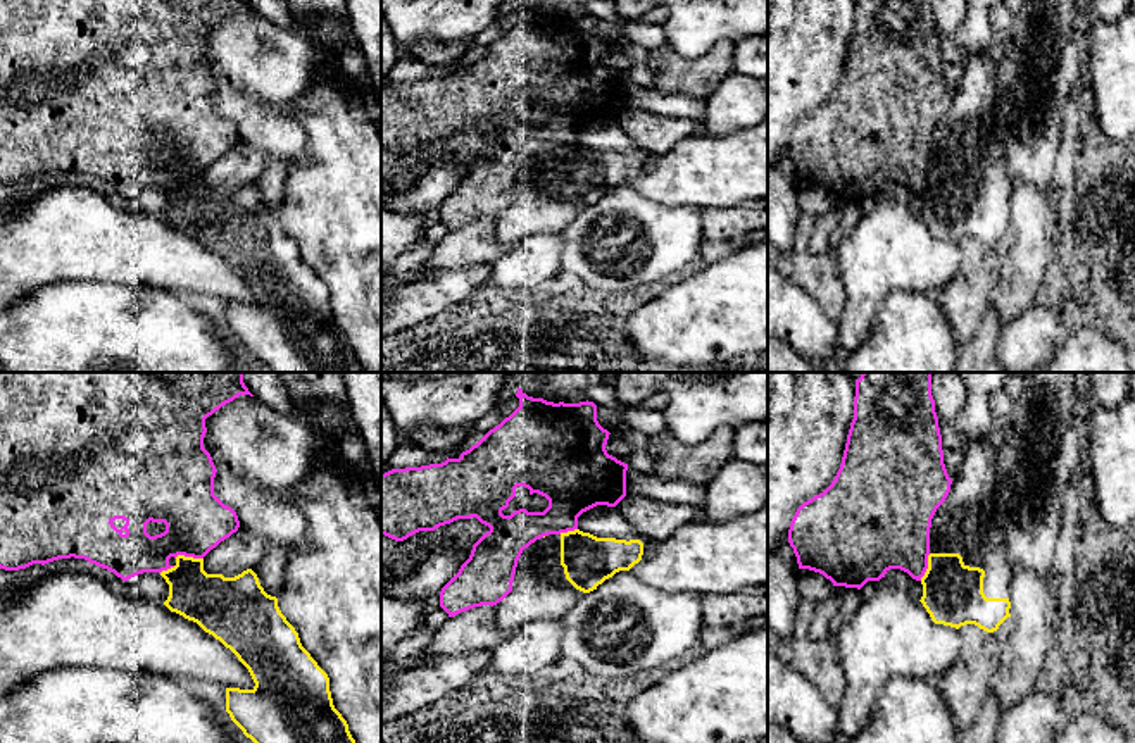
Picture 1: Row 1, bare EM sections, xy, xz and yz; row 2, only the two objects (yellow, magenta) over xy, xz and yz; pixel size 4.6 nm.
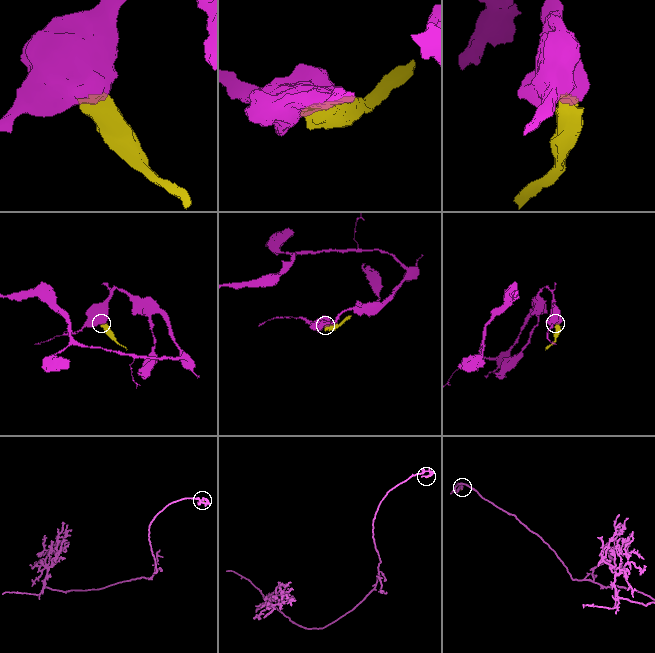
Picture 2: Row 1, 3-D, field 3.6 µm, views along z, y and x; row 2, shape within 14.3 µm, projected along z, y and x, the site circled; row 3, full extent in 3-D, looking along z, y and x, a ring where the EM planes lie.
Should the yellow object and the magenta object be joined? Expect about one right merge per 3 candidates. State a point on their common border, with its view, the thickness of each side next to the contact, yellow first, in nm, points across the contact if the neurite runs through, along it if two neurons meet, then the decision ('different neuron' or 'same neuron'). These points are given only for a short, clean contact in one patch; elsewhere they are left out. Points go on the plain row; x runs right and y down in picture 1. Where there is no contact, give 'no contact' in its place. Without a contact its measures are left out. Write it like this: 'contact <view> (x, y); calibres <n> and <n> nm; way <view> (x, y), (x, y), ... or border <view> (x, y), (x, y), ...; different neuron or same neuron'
contact xy (188, 171); calibres 260 and 300 nm; border xy (175, 171), (202, 173); different neuron

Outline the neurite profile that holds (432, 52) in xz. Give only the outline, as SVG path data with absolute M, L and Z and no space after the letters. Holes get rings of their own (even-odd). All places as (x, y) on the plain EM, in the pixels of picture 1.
M471 38L457 41L419 40L414 45L414 55L417 60L428 66L440 66L450 69L455 60L467 52Z

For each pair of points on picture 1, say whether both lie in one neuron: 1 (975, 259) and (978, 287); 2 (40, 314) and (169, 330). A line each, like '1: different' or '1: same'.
1: same
2: same

